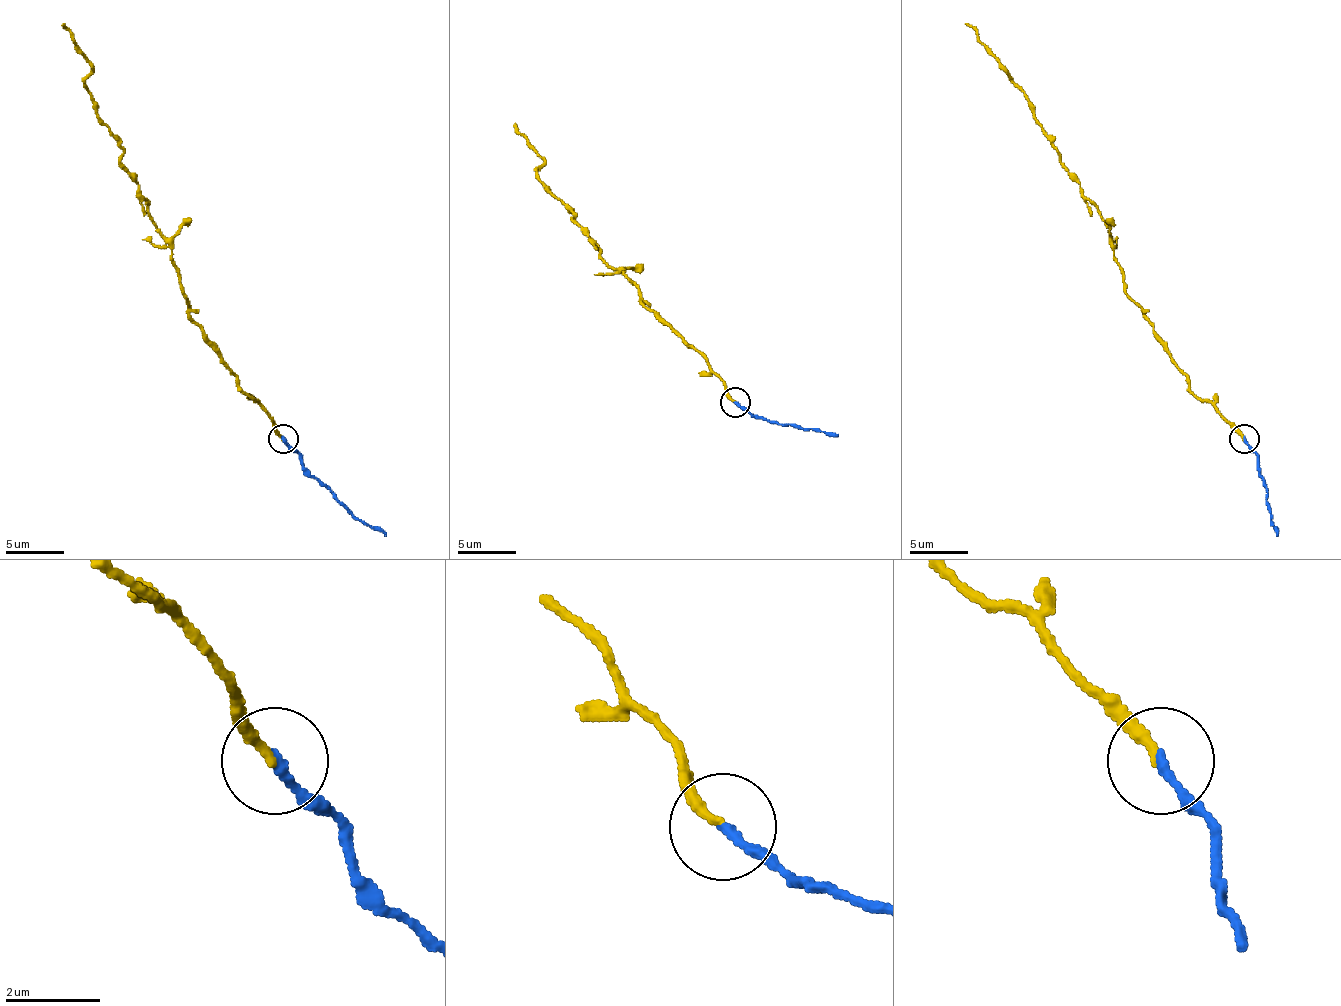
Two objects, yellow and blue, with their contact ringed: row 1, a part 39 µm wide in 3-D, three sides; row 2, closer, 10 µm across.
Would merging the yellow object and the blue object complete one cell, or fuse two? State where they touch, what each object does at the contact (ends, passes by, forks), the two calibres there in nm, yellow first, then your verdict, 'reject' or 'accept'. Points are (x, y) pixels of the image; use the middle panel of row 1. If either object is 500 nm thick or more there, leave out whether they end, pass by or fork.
place (735, 402); yellow ends; blue ends; calibres 200 and 200 nm; accept

